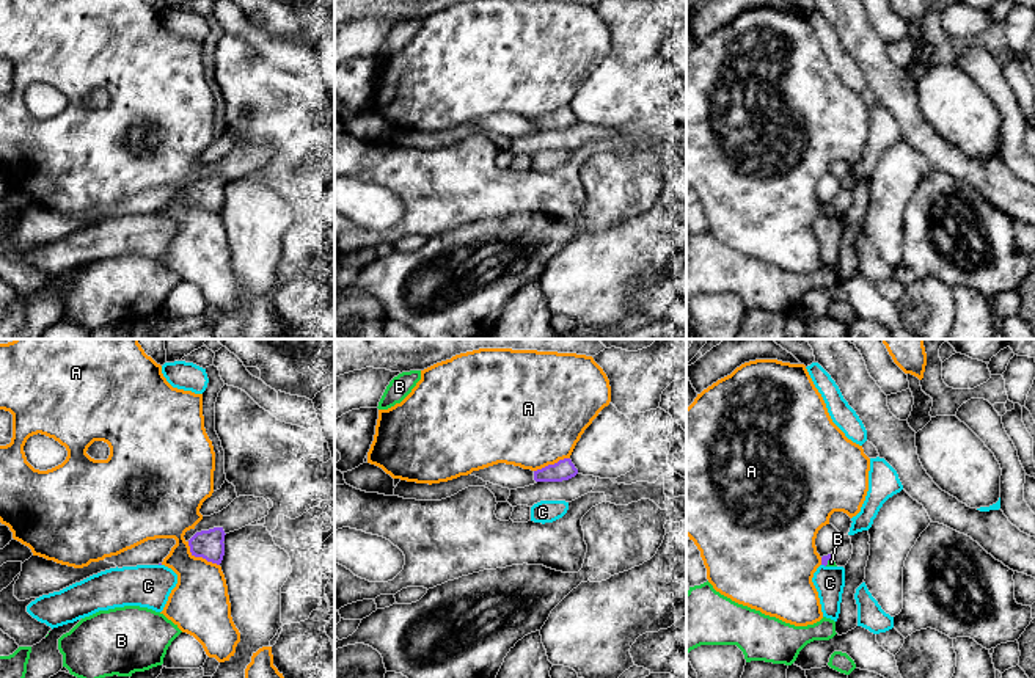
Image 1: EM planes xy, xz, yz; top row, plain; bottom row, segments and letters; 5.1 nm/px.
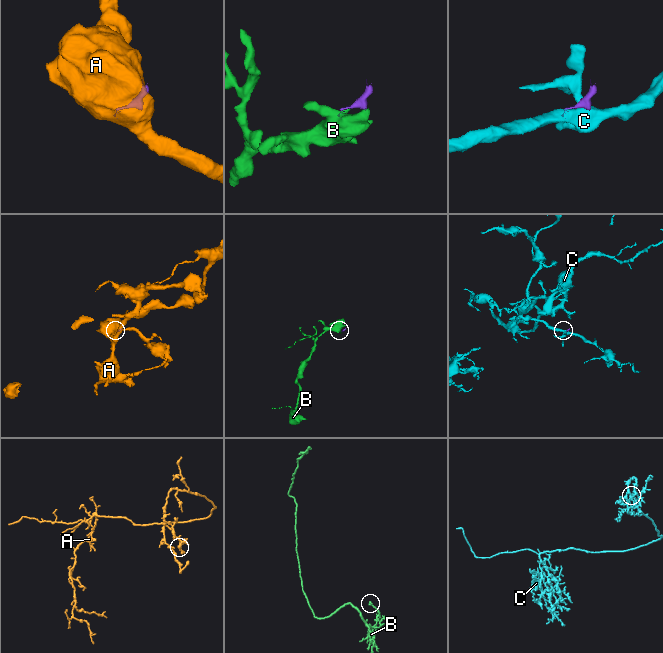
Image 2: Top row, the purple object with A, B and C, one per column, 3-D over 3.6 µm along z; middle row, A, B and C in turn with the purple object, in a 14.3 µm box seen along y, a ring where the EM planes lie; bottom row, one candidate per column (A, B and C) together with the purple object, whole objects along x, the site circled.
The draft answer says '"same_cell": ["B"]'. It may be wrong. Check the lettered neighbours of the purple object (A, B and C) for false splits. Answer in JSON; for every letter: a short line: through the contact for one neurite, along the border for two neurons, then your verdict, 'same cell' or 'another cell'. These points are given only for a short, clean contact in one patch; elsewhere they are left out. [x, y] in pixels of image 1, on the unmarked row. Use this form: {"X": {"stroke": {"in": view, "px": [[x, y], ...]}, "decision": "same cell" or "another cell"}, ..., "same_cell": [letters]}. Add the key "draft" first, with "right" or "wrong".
{"draft": "right", "A": {"decision": "another cell"}, "B": {"stroke": {"in": "yz", "px": [[825, 207], [826, 211], [831, 211]]}, "decision": "same cell"}, "C": {"stroke": {"in": "yz", "px": [[822, 212], [825, 215]]}, "decision": "another cell"}, "same_cell": ["B"]}

